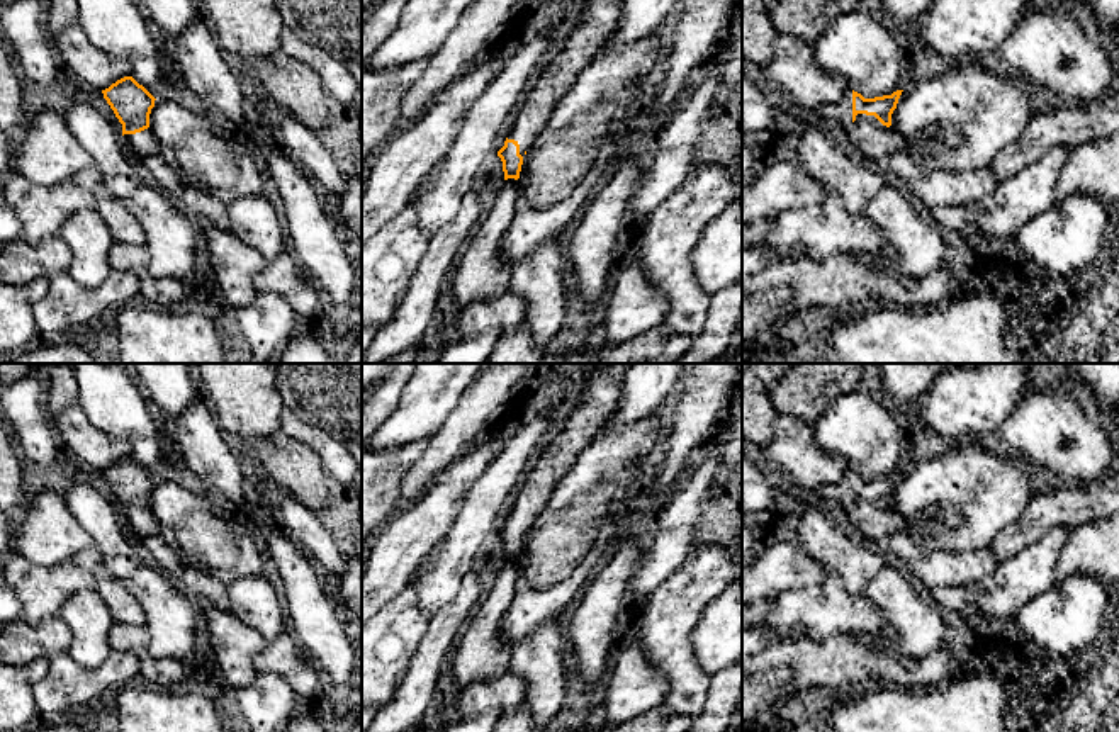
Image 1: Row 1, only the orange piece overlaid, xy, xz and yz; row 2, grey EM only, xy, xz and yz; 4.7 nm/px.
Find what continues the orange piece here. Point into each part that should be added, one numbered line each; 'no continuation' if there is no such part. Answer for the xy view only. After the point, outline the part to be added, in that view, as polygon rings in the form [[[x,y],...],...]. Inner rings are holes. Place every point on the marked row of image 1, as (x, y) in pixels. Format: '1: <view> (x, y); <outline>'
1: xy (143, 143); [[[151,127],[136,134],[124,134],[124,139],[138,156],[158,155],[158,139]]]

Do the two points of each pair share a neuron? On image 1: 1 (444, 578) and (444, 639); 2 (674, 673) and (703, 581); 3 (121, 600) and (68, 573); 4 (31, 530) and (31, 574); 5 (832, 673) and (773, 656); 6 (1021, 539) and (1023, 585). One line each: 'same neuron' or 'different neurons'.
1: different neurons
2: same neuron
3: different neurons
4: different neurons
5: same neuron
6: different neurons

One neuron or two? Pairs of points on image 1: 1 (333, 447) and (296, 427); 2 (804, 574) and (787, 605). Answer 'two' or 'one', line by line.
1: one
2: two

